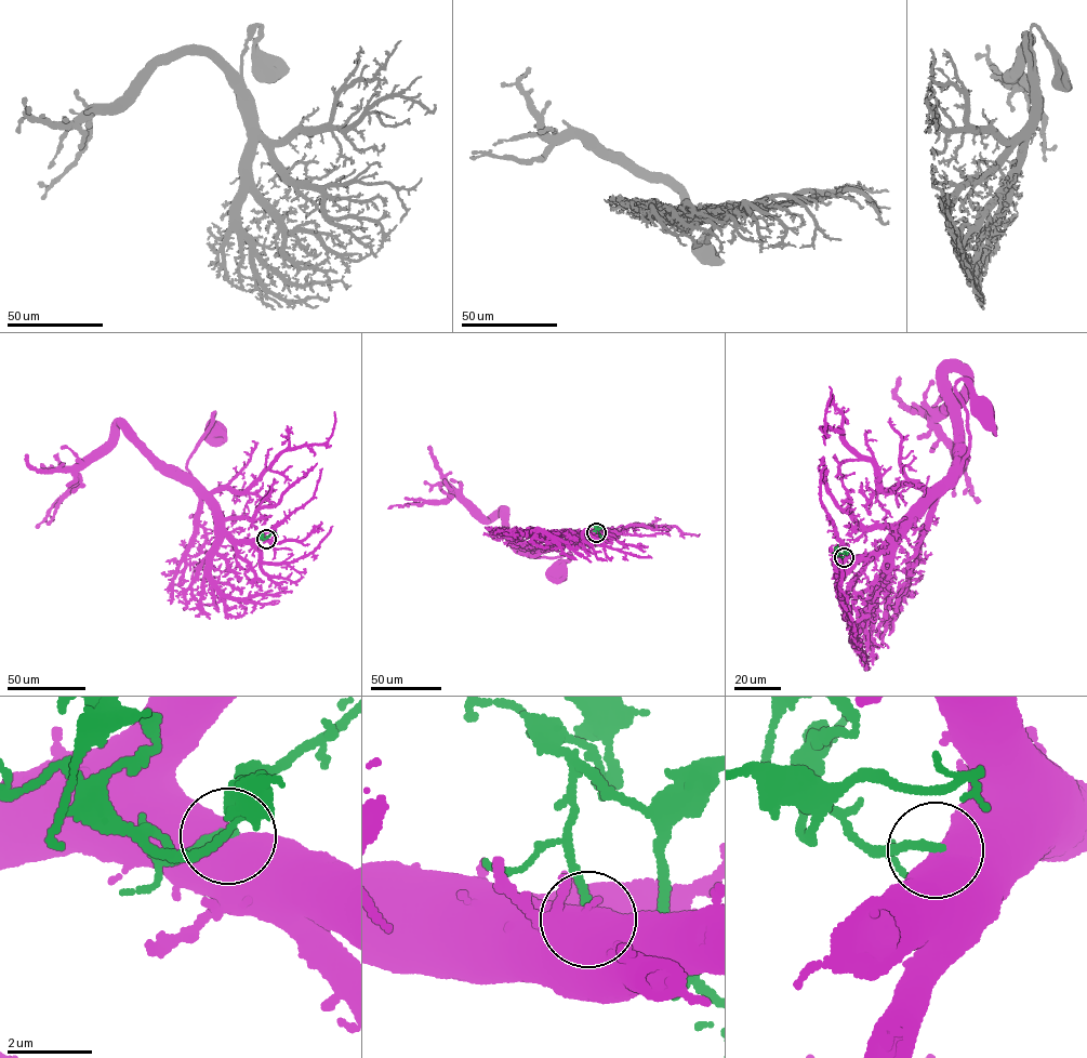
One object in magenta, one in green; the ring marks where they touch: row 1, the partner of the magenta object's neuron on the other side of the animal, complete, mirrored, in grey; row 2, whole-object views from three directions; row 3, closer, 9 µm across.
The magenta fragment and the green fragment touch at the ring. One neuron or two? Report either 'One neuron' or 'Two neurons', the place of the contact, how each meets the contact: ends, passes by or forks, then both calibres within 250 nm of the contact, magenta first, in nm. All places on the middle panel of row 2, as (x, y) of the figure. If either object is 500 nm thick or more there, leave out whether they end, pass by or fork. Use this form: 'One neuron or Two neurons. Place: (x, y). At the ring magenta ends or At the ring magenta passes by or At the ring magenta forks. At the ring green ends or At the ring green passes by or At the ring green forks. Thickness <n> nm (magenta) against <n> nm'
Two neurons. Place: (596, 532). Thickness 850 nm (magenta) against 200 nm

